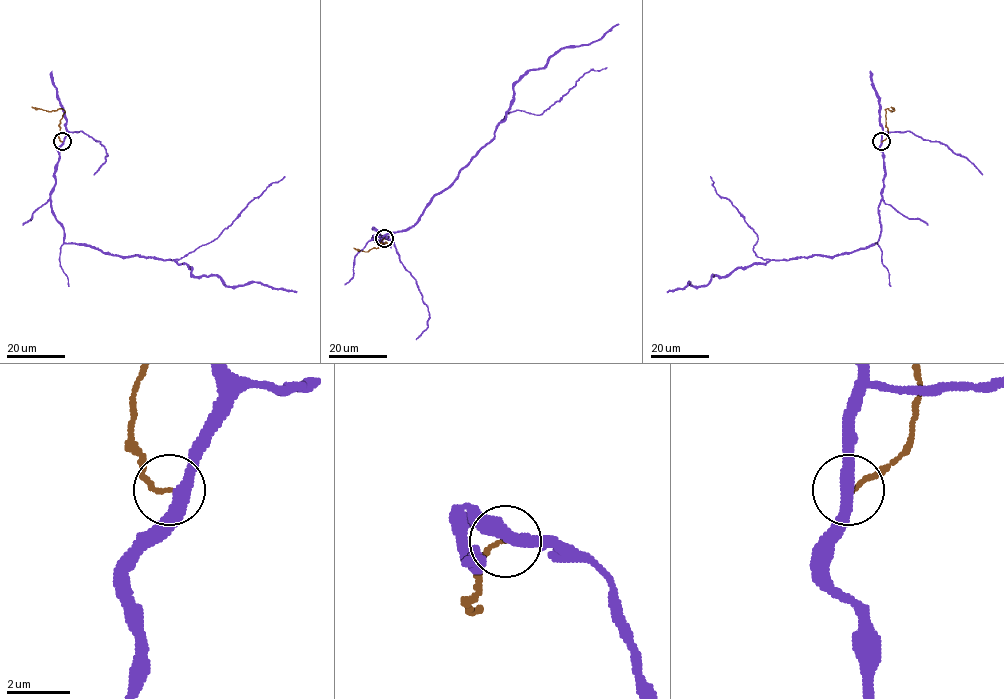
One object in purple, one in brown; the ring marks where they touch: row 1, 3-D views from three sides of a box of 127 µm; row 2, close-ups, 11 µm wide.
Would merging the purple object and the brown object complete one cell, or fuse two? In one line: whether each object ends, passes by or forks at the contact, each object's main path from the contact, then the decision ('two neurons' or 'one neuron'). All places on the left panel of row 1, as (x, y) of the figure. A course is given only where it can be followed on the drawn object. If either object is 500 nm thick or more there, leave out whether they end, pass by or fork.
purple passes by | brown ends | purple via (62, 141), (50, 200), (65, 242), (174, 260), (229, 286), (258, 282), (296, 291) | brown via (62, 141), (59, 124), (65, 111), (32, 107) | two neurons

